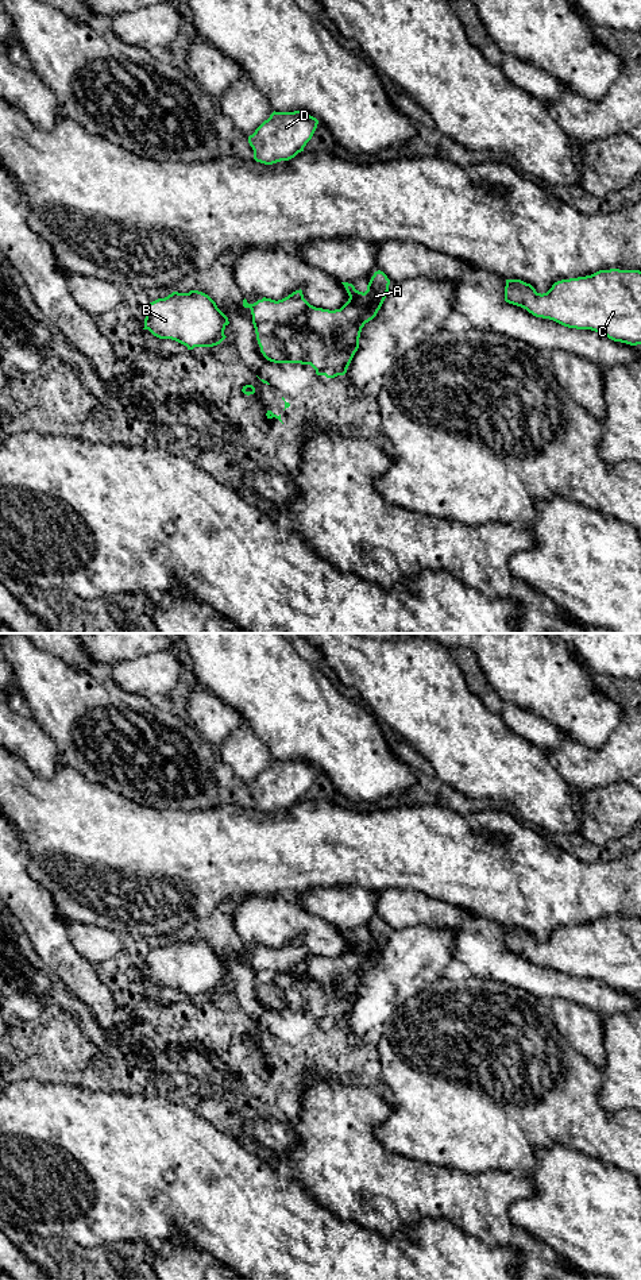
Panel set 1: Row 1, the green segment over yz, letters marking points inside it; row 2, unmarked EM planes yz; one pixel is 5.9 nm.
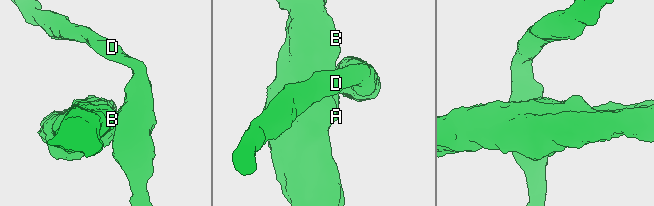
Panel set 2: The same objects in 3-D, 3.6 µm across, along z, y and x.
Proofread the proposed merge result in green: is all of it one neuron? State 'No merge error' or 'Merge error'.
Merge error

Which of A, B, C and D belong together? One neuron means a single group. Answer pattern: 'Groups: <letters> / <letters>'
Groups: A B C / D

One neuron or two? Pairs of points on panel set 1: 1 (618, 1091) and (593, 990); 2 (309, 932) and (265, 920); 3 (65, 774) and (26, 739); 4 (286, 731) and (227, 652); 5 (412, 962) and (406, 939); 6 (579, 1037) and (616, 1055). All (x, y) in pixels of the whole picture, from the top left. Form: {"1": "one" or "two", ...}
{"1": "two", "2": "one", "3": "two", "4": "one", "5": "one", "6": "two"}

